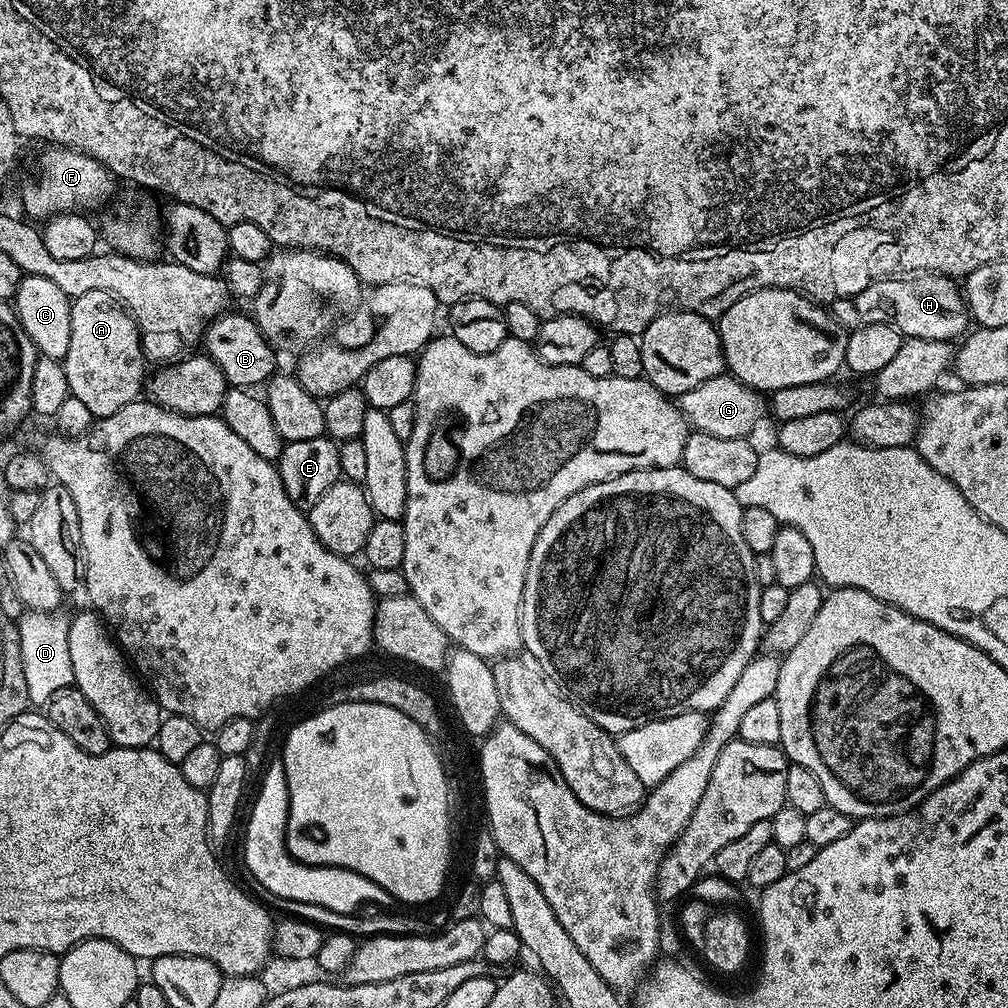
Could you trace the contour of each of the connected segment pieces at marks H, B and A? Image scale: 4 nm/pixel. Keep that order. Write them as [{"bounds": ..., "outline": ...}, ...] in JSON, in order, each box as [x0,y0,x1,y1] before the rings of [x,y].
[{"bounds":[830,274,970,341],"outline":[[[912,274],[907,278],[885,278],[868,283],[866,290],[841,300],[833,300],[830,311],[846,330],[871,324],[894,326],[901,336],[927,340],[955,341],[965,335],[970,324],[968,304],[961,285],[953,277],[935,274]]]},{"bounds":[202,310,277,389],"outline":[[[229,310],[223,316],[217,316],[207,325],[202,344],[203,347],[208,347],[205,348],[206,355],[219,366],[231,387],[251,389],[256,386],[252,384],[263,385],[271,380],[277,371],[277,349],[268,343],[251,315],[243,316],[240,312]]]},{"bounds":[62,290,146,418],"outline":[[[90,290],[90,294],[82,294],[72,300],[70,314],[70,350],[66,350],[62,361],[66,370],[68,391],[78,402],[86,405],[93,418],[118,414],[122,406],[141,399],[142,389],[146,384],[144,376],[144,348],[140,329],[127,308],[119,300],[102,290]]]}]

